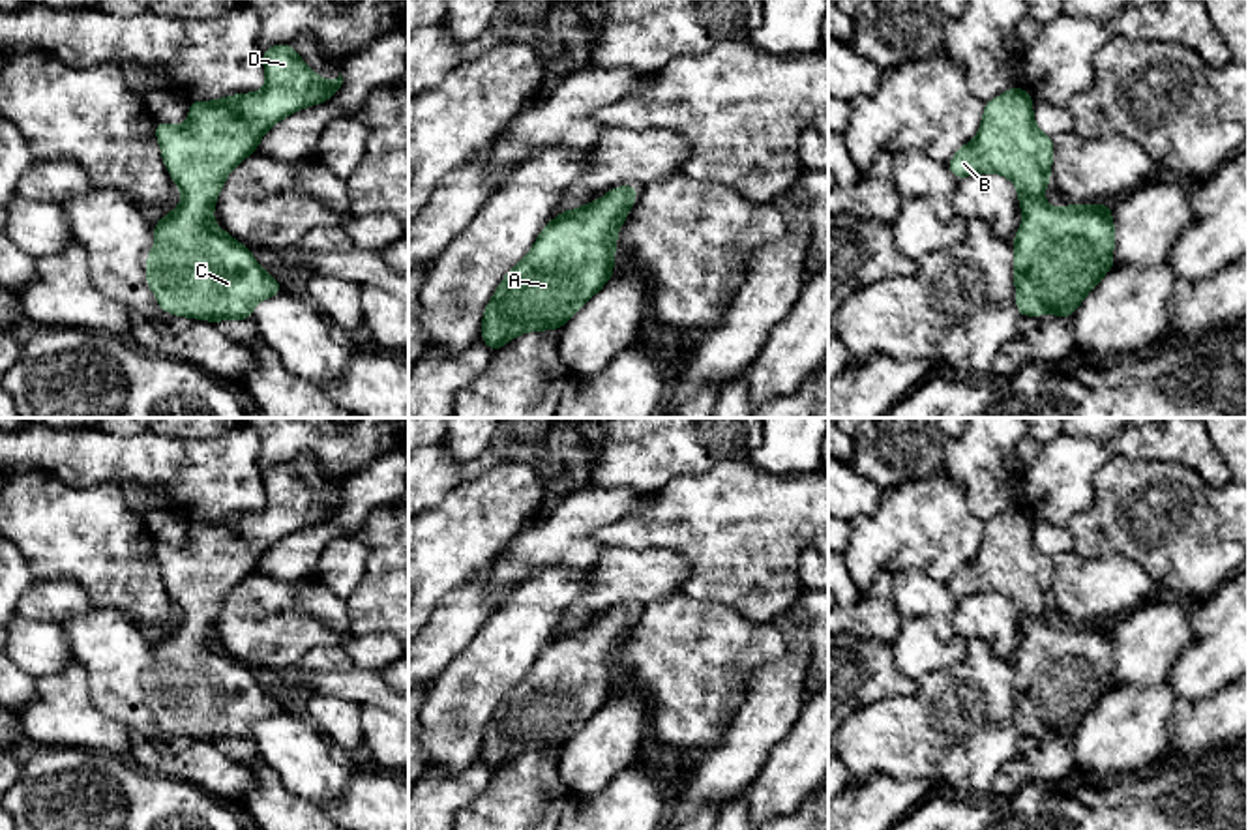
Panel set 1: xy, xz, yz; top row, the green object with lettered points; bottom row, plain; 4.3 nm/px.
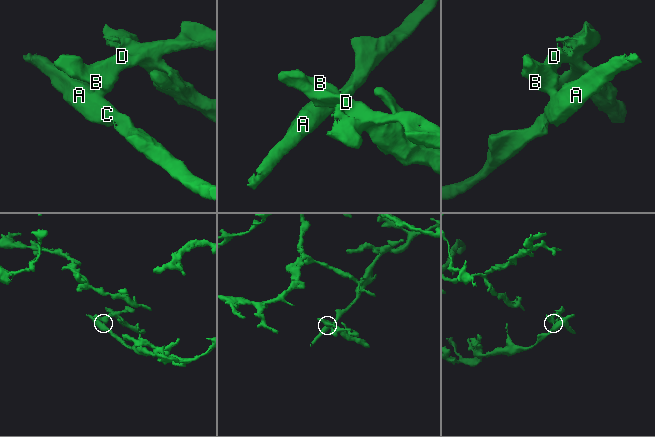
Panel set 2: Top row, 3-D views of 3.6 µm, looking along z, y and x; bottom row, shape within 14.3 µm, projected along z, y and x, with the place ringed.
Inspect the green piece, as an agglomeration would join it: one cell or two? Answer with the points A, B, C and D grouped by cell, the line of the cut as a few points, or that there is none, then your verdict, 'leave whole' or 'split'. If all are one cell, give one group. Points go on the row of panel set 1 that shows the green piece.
A B C D; no cut; leave whole

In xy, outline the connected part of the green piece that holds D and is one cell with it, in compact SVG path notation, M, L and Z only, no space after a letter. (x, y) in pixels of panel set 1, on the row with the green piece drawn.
M290 43L264 49L262 64L264 90L215 101L187 101L189 118L180 127L154 120L163 163L182 191L182 204L154 223L156 247L146 255L146 281L165 313L210 322L247 320L257 302L281 292L281 283L259 266L249 247L214 223L215 199L229 172L259 150L260 137L274 124L328 101L341 88L343 77L339 73L334 81L322 81Z

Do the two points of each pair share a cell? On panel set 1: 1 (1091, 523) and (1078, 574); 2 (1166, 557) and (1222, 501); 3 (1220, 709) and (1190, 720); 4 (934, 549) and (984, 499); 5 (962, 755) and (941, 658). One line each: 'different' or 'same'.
1: different
2: different
3: same
4: different
5: different

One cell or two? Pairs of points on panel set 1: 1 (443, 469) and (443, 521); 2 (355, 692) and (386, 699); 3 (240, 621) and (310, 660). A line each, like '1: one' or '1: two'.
1: two
2: one
3: two

